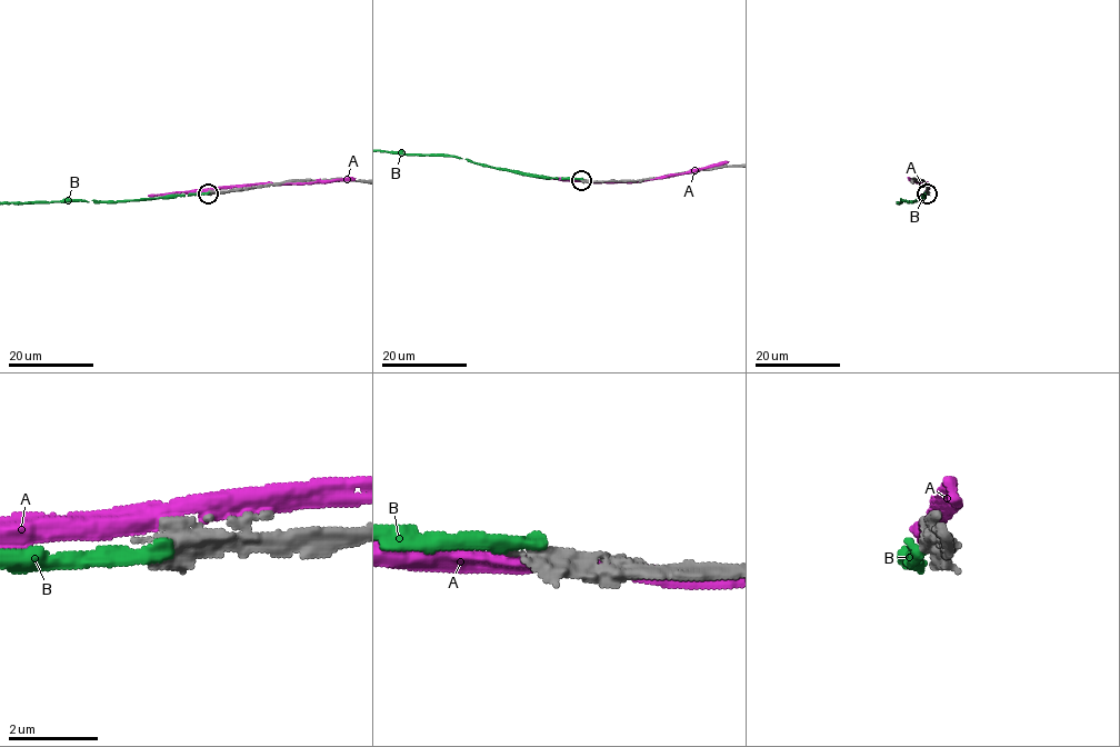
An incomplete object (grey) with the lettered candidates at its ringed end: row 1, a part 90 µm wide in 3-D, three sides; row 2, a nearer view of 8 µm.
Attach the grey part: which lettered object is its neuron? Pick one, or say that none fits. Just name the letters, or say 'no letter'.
no letter

